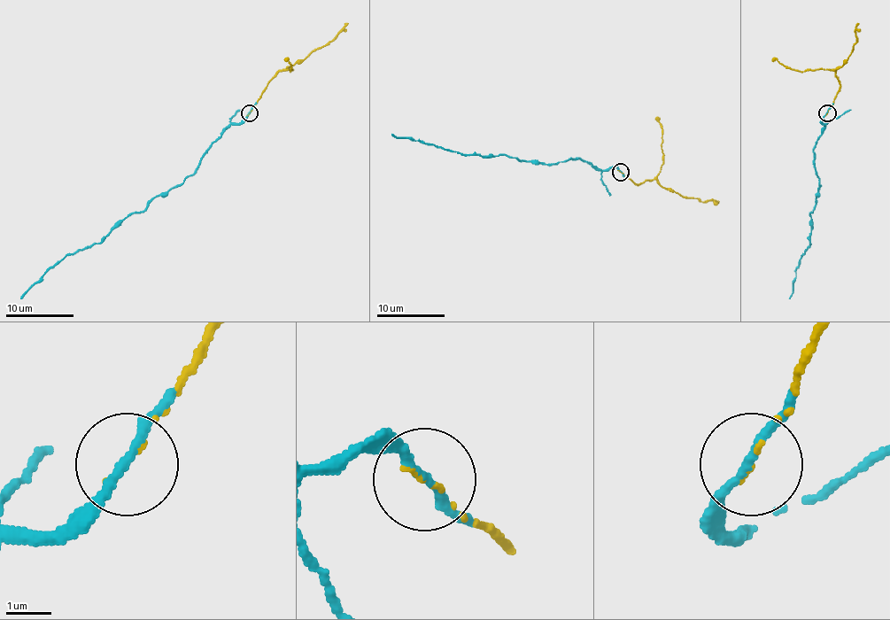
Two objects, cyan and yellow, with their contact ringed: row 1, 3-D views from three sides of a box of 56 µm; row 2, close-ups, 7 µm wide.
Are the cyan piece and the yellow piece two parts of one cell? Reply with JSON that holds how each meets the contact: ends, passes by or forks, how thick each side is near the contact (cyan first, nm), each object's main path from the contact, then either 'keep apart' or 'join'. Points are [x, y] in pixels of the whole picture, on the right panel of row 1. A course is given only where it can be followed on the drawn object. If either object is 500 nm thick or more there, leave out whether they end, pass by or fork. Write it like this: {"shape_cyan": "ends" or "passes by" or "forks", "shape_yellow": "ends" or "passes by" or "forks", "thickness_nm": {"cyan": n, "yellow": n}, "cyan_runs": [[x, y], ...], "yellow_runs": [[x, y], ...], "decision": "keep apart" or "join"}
{"shape_cyan": "passes by", "shape_yellow": "ends", "thickness_nm": {"cyan": 170, "yellow": 70}, "cyan_runs": [[826, 112], [825, 129], [813, 150], [813, 166], [820, 183], [809, 214], [809, 243], [803, 253], [789, 298]], "yellow_runs": [[826, 112], [833, 104], [840, 83], [835, 70], [852, 51], [857, 40], [857, 23]], "decision": "join"}

